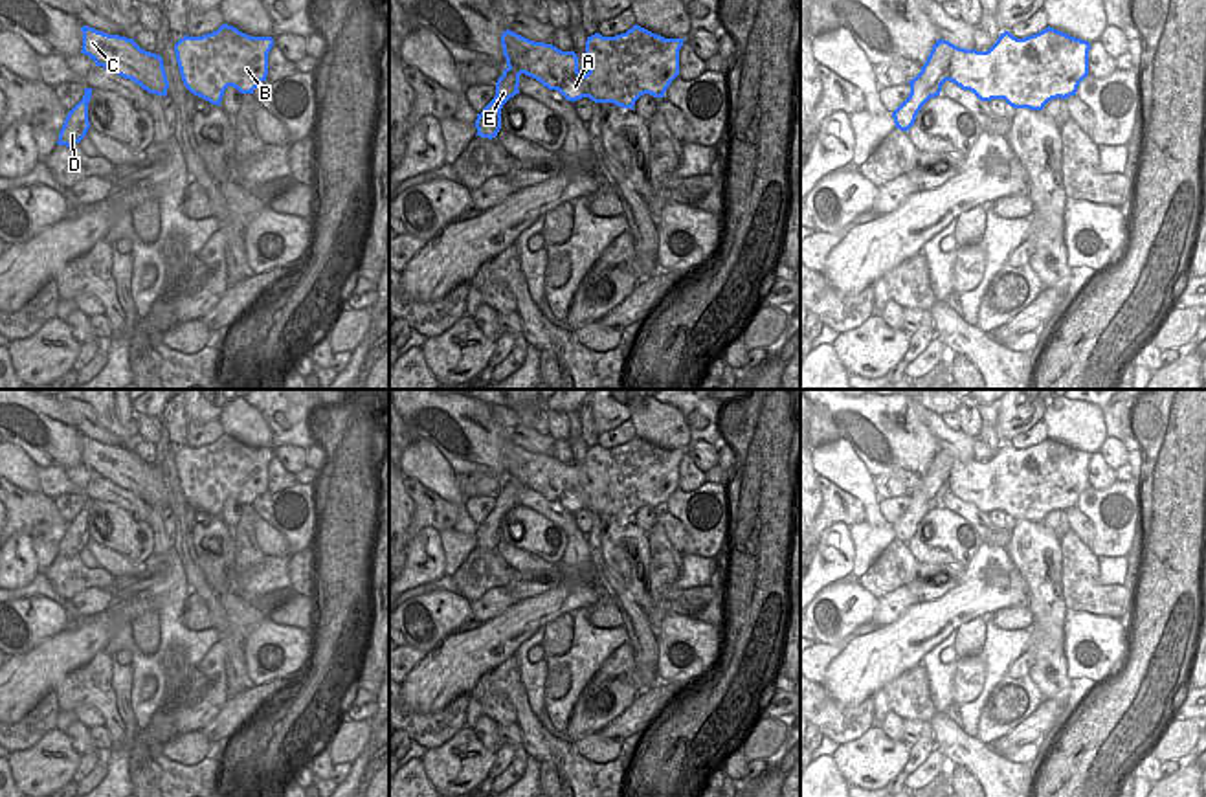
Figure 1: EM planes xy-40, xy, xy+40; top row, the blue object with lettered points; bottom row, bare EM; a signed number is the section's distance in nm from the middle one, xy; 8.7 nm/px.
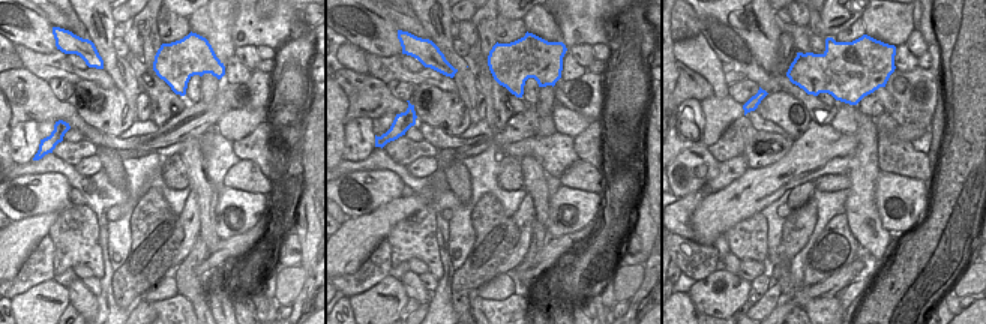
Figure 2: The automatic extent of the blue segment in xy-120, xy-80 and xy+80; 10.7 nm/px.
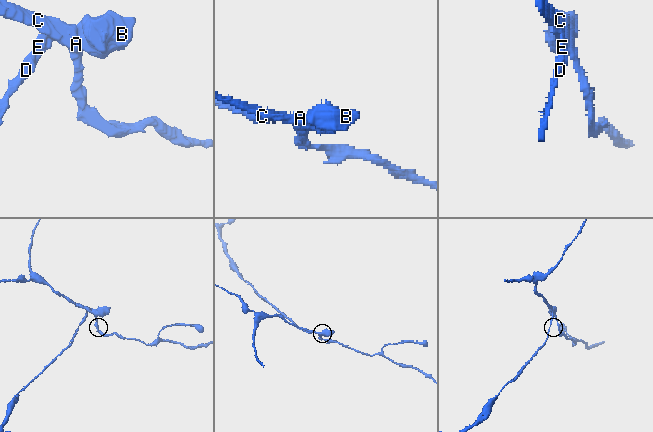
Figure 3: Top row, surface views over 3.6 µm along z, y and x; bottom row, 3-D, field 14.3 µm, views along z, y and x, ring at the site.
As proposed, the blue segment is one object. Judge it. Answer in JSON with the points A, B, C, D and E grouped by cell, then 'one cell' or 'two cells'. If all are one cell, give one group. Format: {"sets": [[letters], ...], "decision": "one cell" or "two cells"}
{"sets": [["A", "B", "C"], ["D", "E"]], "decision": "two cells"}

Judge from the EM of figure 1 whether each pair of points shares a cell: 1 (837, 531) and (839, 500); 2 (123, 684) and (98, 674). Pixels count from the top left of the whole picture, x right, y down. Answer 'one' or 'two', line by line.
1: two
2: two

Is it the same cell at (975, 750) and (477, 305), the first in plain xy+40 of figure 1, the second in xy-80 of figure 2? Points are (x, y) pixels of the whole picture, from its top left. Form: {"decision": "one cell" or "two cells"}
{"decision": "one cell"}

